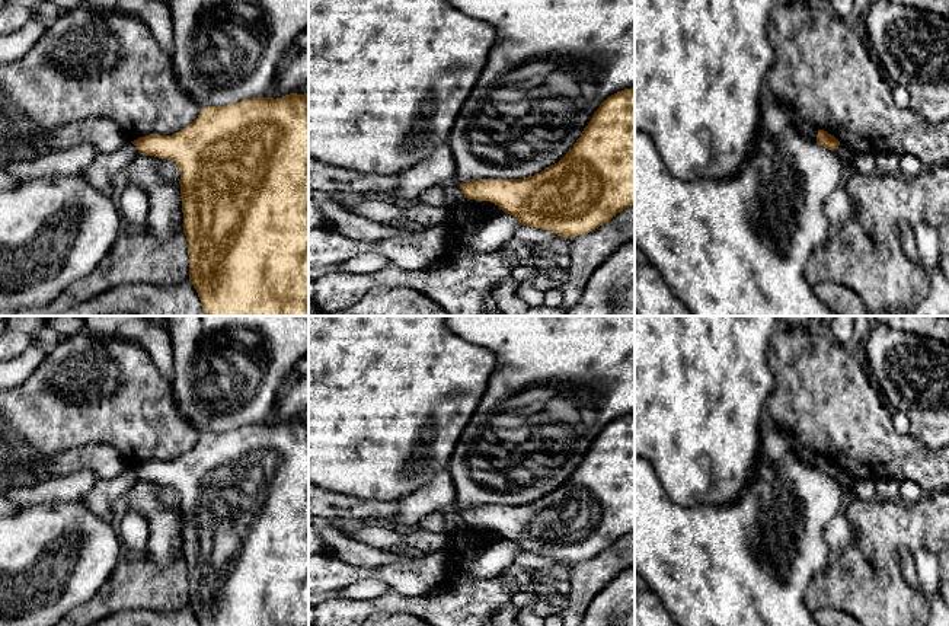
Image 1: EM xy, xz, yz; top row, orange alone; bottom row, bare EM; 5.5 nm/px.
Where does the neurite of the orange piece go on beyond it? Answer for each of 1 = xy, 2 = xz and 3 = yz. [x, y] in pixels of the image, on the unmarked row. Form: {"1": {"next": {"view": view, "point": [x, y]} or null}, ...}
{"1": {"next": null}, "2": {"next": null}, "3": {"next": null}}

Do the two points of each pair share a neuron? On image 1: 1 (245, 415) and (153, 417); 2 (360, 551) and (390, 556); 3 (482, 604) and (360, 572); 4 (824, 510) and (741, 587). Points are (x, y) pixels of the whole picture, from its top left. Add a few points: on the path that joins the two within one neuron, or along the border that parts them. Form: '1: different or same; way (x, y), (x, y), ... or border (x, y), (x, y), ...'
1: different; border (171, 385), (178, 412), (200, 437)
2: same; way (367, 556), (383, 556)
3: different; border (393, 590), (406, 596), (421, 596), (430, 591)
4: same; way (804, 540), (791, 584), (772, 588)

